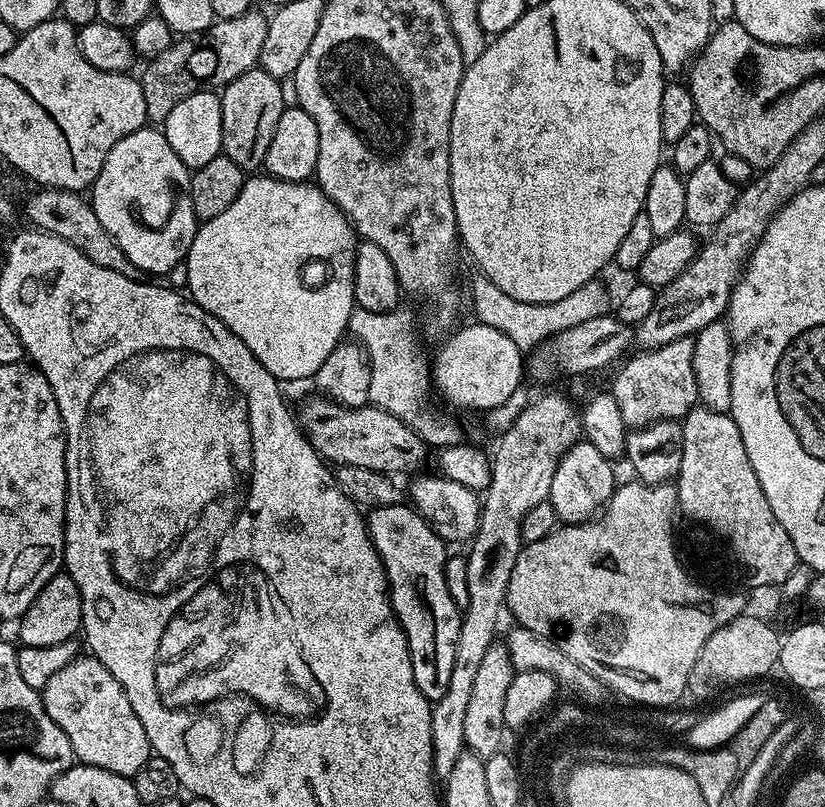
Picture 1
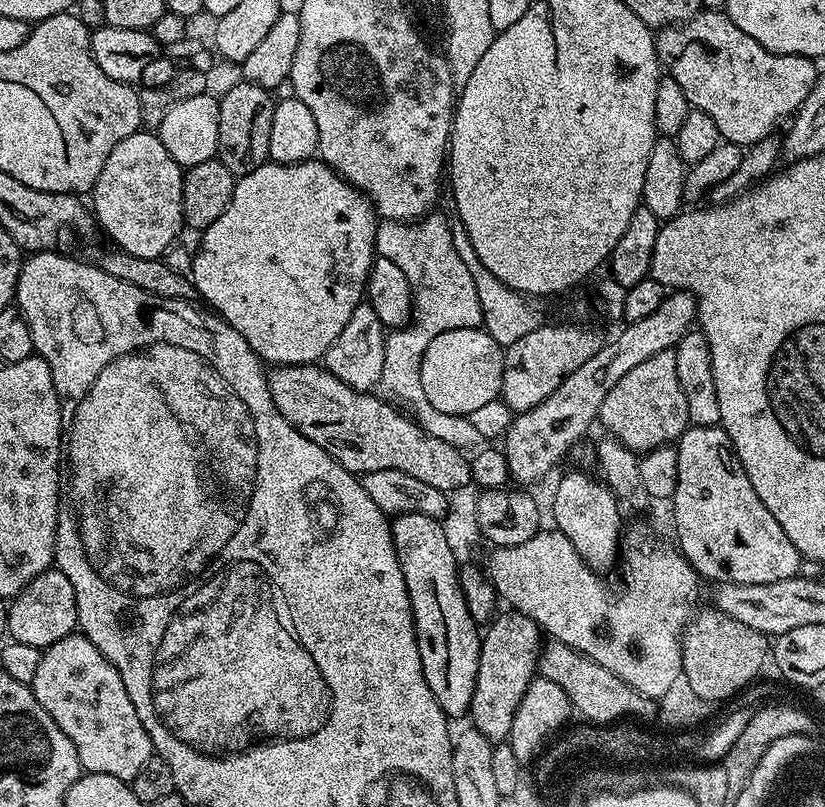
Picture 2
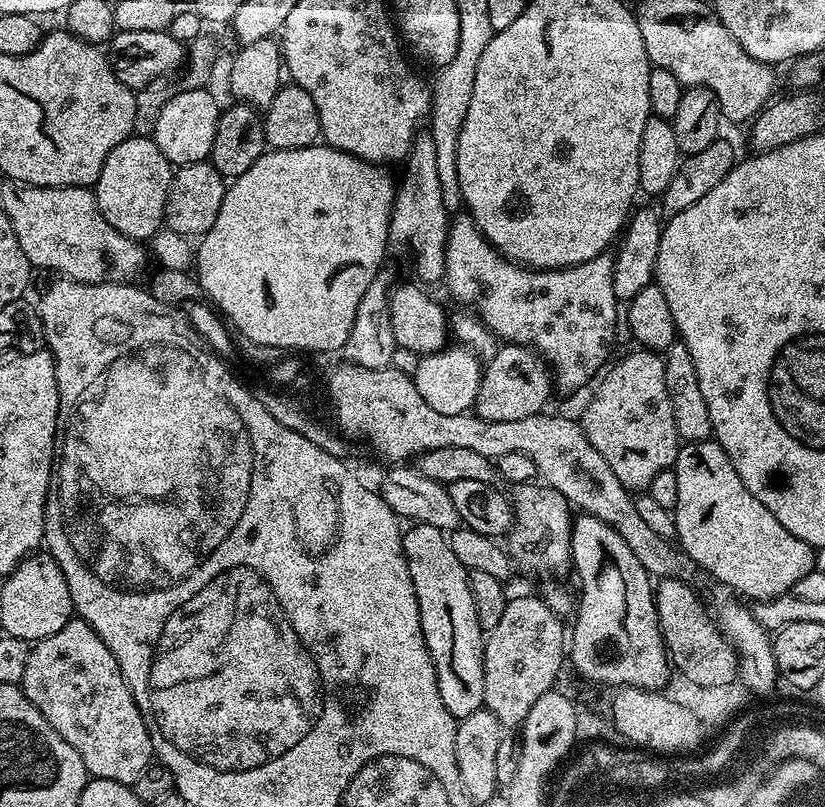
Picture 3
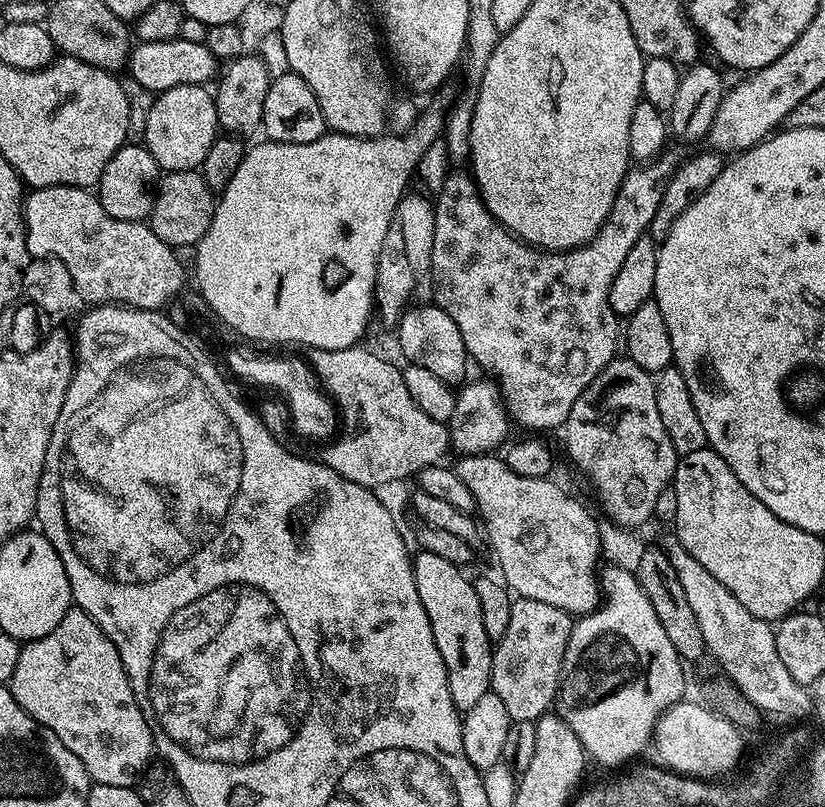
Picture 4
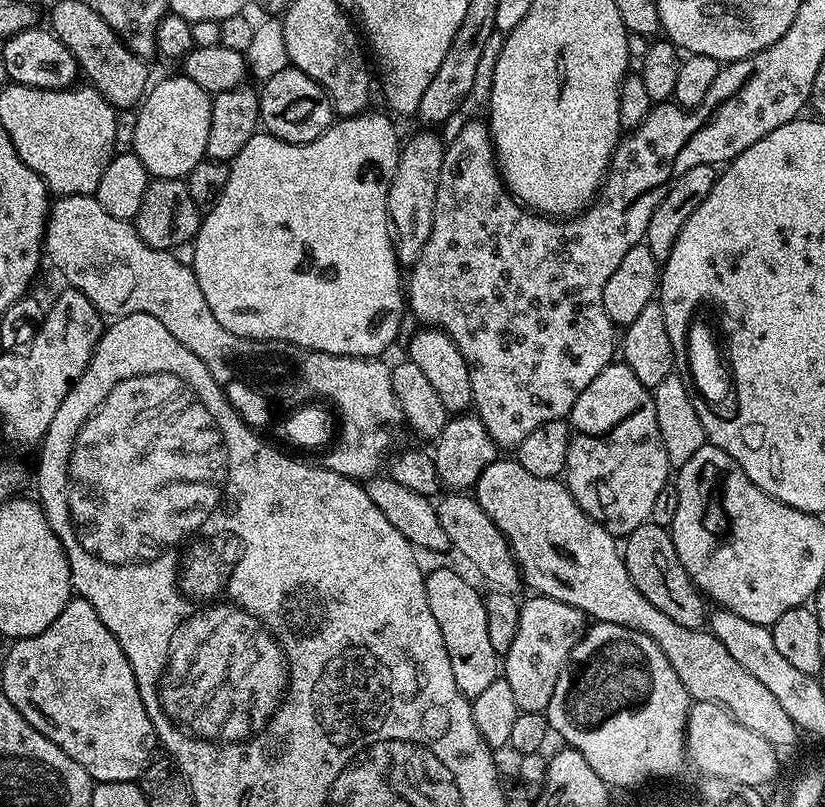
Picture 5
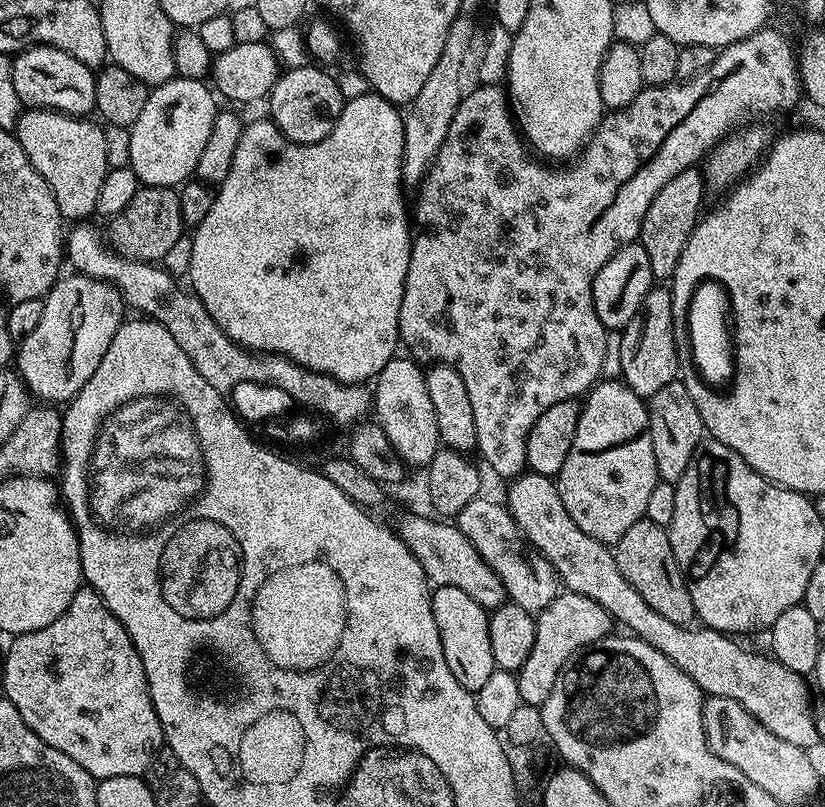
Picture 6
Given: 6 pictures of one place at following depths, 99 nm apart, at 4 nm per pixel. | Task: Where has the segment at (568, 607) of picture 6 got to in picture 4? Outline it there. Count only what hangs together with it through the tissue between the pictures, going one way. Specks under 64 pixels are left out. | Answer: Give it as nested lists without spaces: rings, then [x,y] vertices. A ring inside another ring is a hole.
[[[521,598],[513,599],[510,610],[510,622],[506,626],[506,634],[495,641],[492,649],[492,682],[490,690],[502,698],[506,705],[506,714],[513,722],[518,720],[537,721],[556,703],[556,692],[560,689],[560,671],[564,665],[566,646],[570,642],[573,617],[563,612],[558,606],[550,603],[532,601]]]

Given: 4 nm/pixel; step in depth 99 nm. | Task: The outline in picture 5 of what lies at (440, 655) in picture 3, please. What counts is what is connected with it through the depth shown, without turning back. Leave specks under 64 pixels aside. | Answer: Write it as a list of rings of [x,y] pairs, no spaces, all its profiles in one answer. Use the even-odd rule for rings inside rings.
[[[452,568],[429,571],[424,577],[424,585],[430,614],[438,618],[438,630],[442,630],[442,642],[446,642],[446,654],[450,654],[450,670],[454,670],[458,690],[469,698],[482,694],[490,682],[498,679],[498,654],[494,646],[490,646],[490,634],[486,631],[486,606],[482,592]]]

